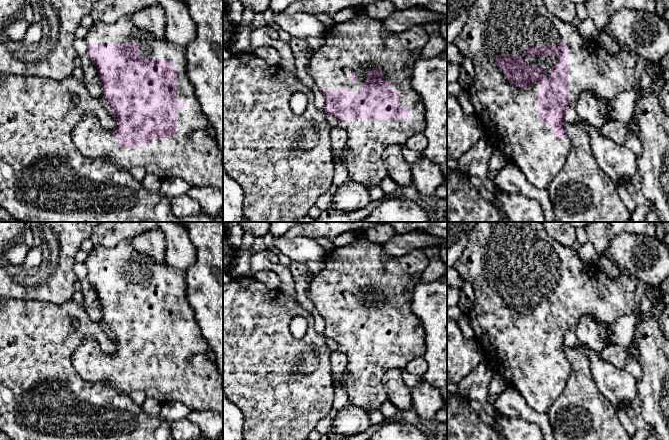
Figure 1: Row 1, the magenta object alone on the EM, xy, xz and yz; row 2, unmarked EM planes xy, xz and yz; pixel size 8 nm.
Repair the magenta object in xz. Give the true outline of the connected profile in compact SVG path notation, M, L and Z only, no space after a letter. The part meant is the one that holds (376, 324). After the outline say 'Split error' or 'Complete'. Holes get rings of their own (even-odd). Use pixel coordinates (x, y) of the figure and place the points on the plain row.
M364 237L335 249L326 255L325 268L311 277L307 296L325 322L325 337L338 344L338 350L347 356L348 363L341 374L341 386L351 405L368 411L379 410L388 401L382 378L391 369L403 370L407 363L423 356L425 331L419 318L410 310L413 290L429 266L429 259L422 249L415 249L402 257L385 252L381 245Z. Split error

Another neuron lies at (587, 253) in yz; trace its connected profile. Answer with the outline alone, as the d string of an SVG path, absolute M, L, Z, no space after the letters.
M590 242L581 245L577 252L580 259L586 264L597 264L599 262L599 255Z

